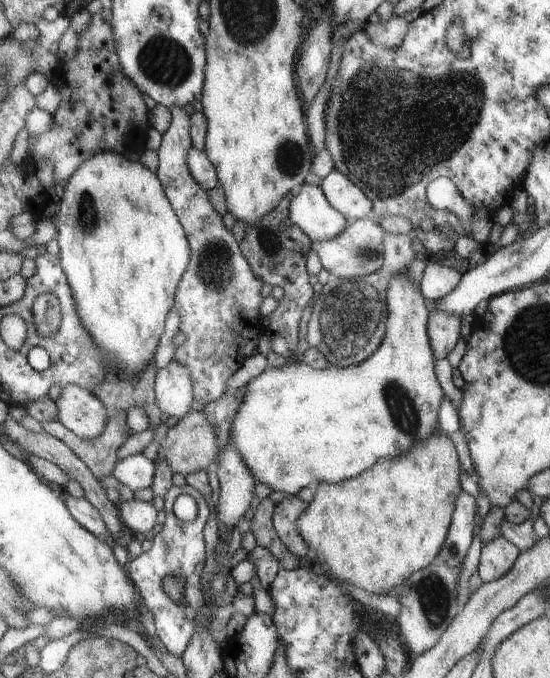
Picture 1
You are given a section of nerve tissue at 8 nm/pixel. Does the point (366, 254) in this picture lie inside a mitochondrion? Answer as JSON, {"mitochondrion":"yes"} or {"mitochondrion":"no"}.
{"mitochondrion":"yes"}

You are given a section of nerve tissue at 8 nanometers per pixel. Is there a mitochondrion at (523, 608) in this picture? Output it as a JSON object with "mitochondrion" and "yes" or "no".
{"mitochondrion":"no"}

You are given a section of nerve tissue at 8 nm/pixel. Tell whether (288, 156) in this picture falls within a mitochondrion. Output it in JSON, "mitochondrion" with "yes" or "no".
{"mitochondrion":"yes"}

